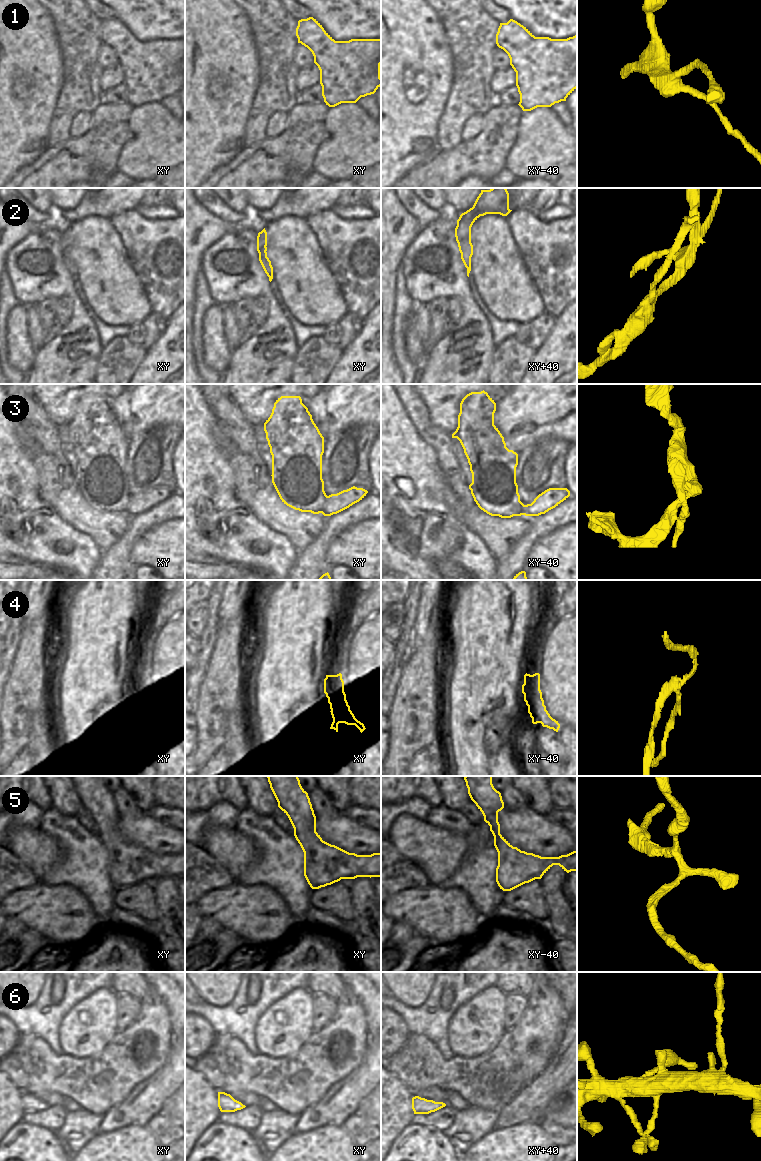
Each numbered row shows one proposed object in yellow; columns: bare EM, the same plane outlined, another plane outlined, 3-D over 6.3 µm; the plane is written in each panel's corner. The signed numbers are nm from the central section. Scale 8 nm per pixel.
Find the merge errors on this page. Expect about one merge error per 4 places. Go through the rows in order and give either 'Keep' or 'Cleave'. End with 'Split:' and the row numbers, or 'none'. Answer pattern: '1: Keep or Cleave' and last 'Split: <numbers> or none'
1: Keep
2: Keep
3: Keep
4: Cleave
5: Keep
6: Keep
Split: 4.

